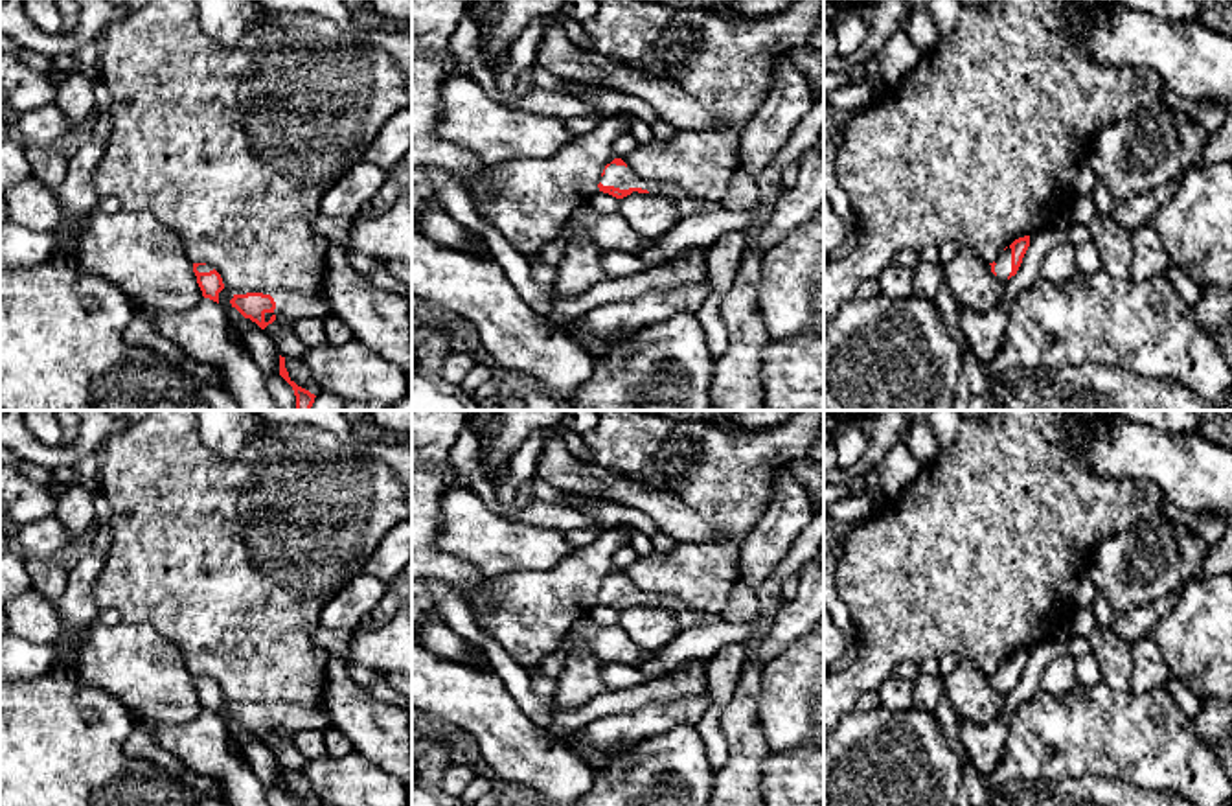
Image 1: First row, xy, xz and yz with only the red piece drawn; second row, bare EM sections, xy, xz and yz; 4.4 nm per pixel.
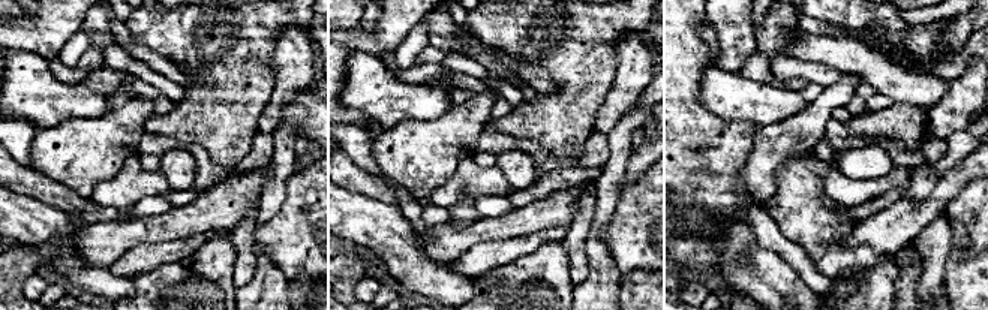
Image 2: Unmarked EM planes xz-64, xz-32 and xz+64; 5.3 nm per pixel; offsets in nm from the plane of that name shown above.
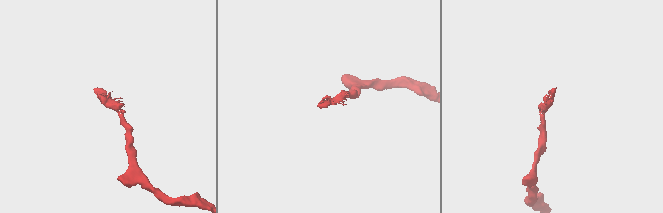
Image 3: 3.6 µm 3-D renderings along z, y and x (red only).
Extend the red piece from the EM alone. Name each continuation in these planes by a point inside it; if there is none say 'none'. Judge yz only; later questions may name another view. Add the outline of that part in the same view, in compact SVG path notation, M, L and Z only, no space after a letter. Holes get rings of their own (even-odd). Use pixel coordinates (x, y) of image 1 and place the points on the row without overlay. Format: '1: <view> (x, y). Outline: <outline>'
1: yz (1003, 679). Outline: M1008 659L1002 662L995 672L995 685L1000 692L1008 694L1008 688L1011 685L1011 661Z

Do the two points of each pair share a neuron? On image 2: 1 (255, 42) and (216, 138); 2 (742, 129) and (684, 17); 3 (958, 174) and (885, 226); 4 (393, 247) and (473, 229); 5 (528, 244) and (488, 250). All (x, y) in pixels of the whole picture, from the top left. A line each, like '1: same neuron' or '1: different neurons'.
1: same neuron
2: same neuron
3: same neuron
4: different neurons
5: same neuron

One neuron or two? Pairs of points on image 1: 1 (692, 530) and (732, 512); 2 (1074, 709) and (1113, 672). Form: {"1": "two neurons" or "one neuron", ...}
{"1": "two neurons", "2": "two neurons"}

